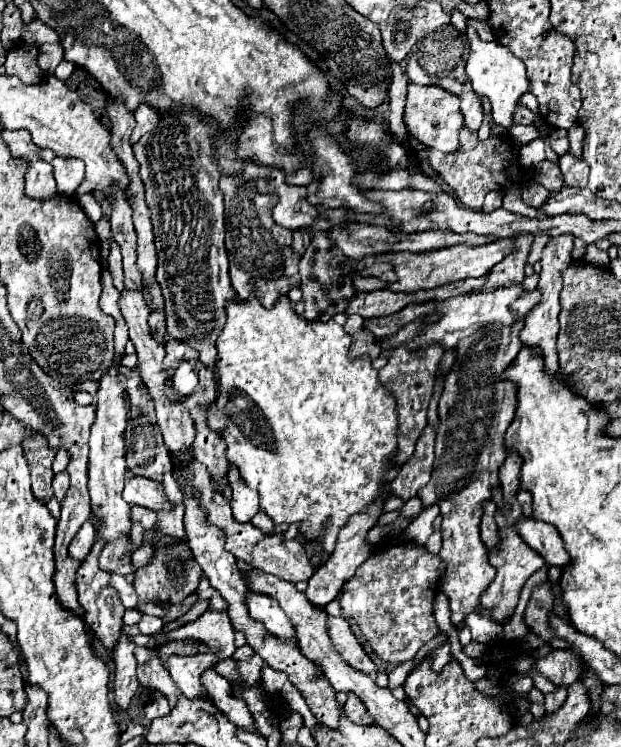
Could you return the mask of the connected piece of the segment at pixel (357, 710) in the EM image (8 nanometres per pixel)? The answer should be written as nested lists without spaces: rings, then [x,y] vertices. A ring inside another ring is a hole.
[[[347,692],[347,702],[345,702],[343,710],[345,710],[345,716],[349,720],[353,720],[355,724],[371,724],[373,722],[373,718],[367,714],[363,702],[357,696],[353,696],[351,692]]]

